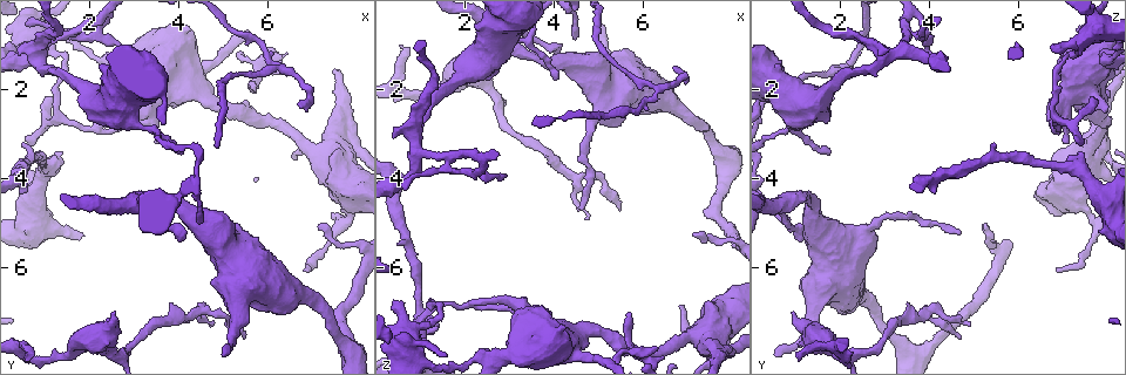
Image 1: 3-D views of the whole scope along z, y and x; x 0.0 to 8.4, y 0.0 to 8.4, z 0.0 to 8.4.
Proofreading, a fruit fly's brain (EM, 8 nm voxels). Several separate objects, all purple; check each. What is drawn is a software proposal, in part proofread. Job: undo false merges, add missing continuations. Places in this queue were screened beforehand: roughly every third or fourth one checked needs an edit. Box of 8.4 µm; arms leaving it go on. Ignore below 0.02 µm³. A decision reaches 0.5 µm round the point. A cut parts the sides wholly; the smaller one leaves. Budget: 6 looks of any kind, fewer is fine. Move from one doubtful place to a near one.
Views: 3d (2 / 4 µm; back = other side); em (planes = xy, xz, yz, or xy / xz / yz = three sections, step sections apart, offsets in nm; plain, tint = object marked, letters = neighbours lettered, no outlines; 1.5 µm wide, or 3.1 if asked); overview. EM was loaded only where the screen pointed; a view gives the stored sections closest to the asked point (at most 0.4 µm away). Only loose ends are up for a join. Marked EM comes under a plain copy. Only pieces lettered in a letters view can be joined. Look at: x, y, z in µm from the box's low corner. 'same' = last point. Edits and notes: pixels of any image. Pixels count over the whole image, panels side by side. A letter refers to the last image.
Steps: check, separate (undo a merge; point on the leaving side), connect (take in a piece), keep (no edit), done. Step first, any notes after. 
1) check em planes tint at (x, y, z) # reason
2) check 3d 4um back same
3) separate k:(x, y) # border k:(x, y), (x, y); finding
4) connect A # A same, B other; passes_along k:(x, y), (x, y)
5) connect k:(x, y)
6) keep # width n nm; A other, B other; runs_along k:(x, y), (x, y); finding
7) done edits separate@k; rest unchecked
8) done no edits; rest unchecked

check em xz step 8 letters at (7.15, 5.10, 5.30) # thin end

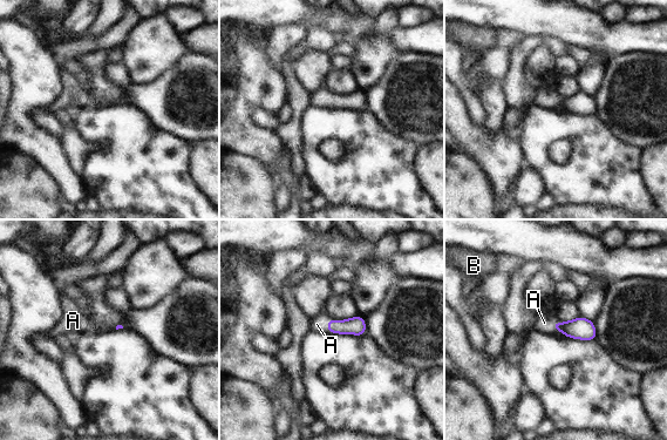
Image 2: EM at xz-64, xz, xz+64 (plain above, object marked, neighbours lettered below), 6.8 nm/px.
check em planes letters same # another direction

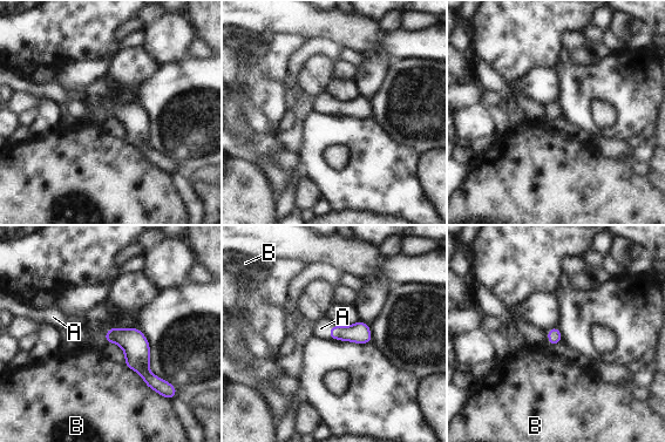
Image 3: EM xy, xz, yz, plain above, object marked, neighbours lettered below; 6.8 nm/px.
connect A # A same, B other; passes_along 3:(359, 332), (330, 332), (320, 328); the neuron continues

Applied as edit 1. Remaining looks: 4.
check overview

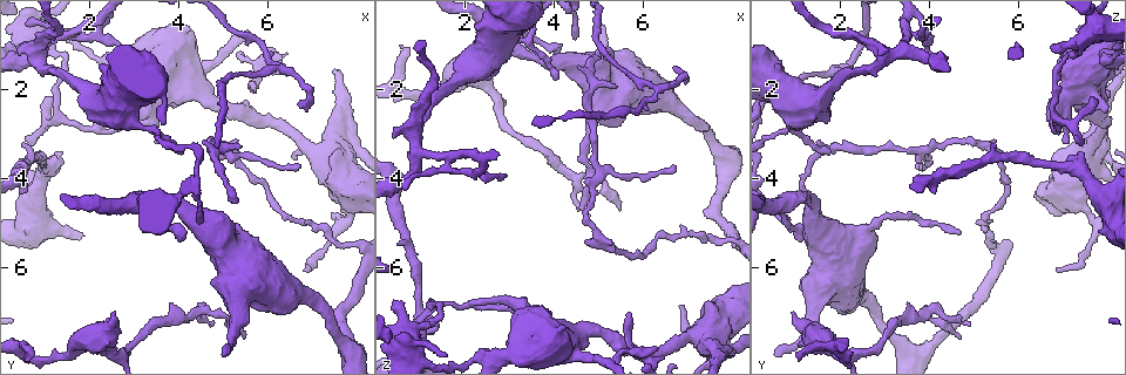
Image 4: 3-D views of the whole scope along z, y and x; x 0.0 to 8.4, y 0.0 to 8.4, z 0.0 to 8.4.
check em planes letters at (6.80, 6.05, 6.95) # an open end

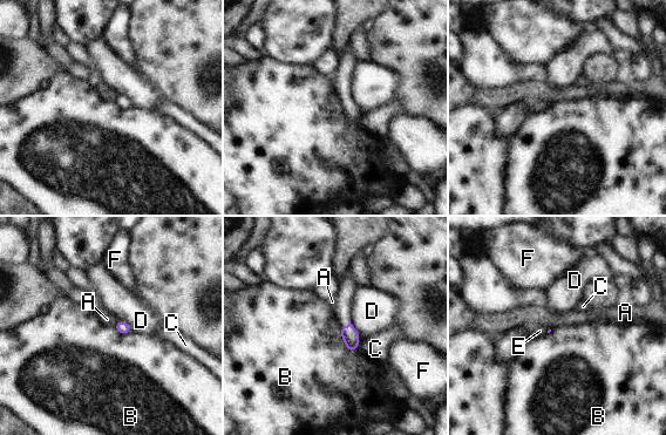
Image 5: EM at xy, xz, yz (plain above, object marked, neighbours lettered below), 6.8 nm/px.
connect E # A other, B other, C other, D other, E same, F other; it goes on there

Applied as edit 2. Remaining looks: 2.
check overview

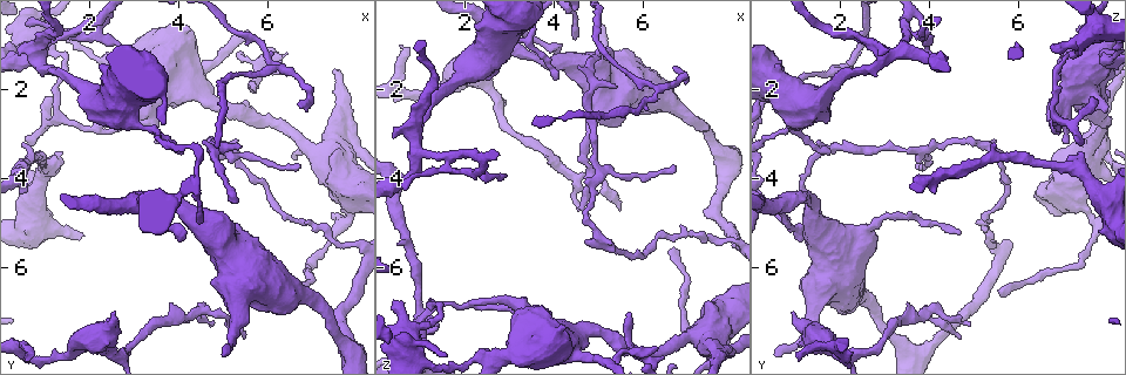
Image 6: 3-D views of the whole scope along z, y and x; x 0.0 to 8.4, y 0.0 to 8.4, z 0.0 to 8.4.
check em yz step 8 letters at (5.70, 1.90, 7.00) # free end

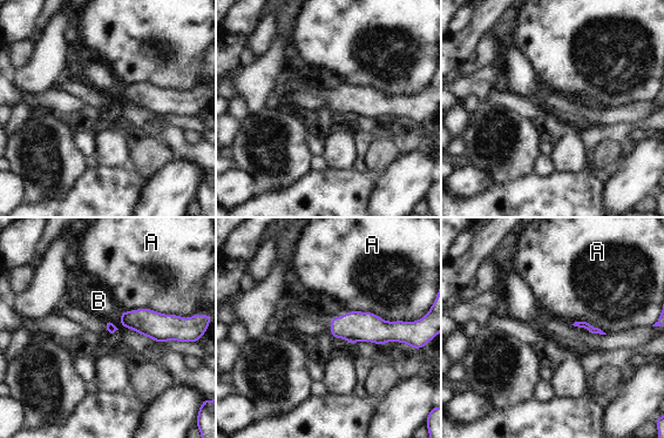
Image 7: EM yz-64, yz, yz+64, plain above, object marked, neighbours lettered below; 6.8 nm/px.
keep # A other, B other; border 7:(343, 315), (371, 311), (410, 322); none of them fits

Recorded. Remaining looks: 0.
done edits connect@3, connect@5; rest unchecked

